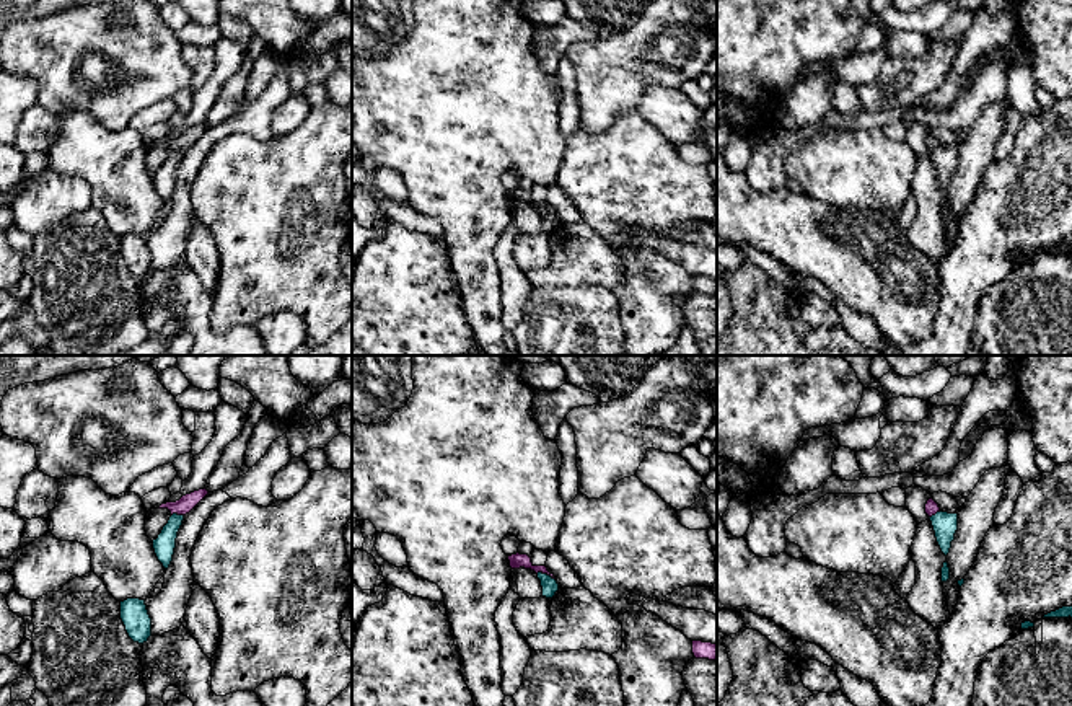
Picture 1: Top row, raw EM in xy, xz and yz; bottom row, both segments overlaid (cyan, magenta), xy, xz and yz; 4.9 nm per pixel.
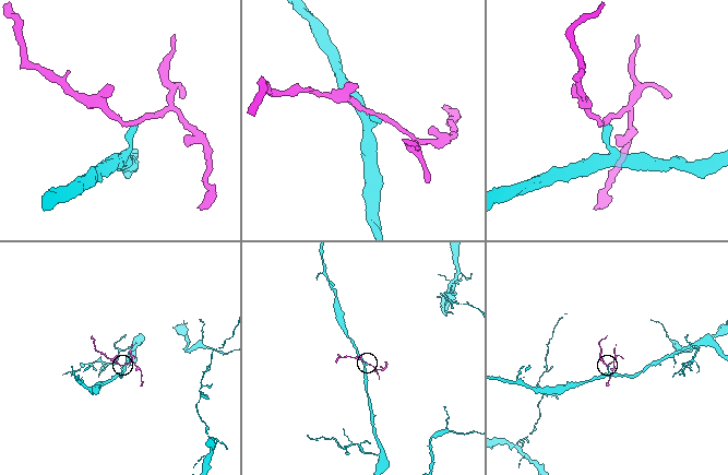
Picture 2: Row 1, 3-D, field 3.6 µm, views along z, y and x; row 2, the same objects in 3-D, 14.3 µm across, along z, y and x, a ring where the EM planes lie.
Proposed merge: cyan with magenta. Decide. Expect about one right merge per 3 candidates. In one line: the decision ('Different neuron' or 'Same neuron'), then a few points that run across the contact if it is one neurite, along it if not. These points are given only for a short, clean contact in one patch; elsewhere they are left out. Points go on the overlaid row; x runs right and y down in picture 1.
Different neuron. Line: xz (536, 573), (546, 573), (554, 579)

